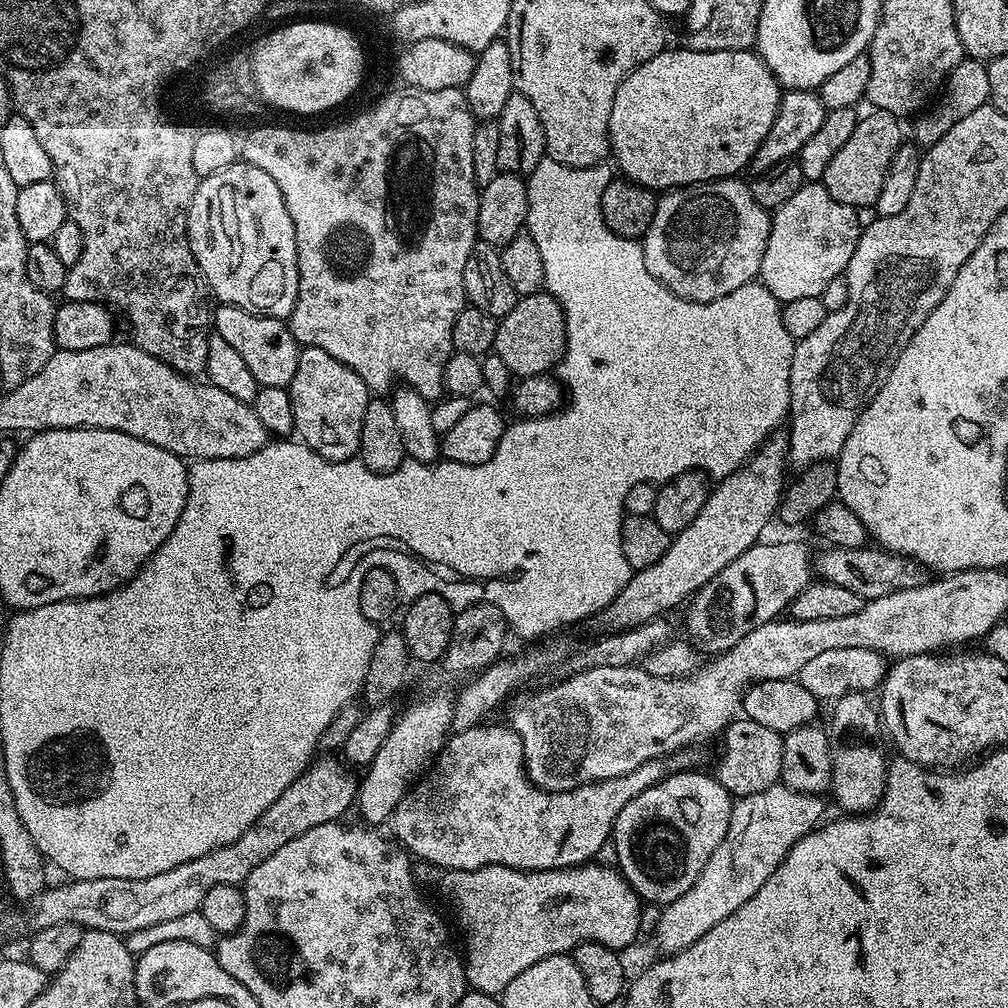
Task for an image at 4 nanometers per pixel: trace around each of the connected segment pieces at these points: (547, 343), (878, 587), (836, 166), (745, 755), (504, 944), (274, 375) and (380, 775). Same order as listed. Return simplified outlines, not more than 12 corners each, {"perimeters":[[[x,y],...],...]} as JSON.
{"perimeters":[[[547,291],[499,317],[494,355],[513,377],[564,354],[562,306]],[[878,546],[813,557],[823,582],[865,600],[926,582],[925,567]],[[872,110],[834,154],[830,198],[863,210],[883,194],[901,121]],[[737,718],[714,775],[733,798],[780,780],[784,736]],[[599,862],[443,873],[464,978],[499,997],[534,962],[624,950],[642,901]],[[232,304],[215,335],[238,350],[257,385],[287,388],[301,345],[279,316]],[[430,688],[395,717],[356,808],[380,826],[447,743],[455,697]]]}

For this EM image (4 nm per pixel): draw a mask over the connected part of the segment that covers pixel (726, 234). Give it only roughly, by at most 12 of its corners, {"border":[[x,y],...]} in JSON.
{"border":[[740,178],[657,199],[646,270],[682,298],[759,277],[769,209]]}

